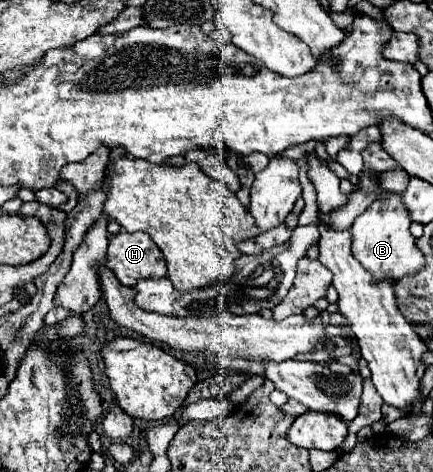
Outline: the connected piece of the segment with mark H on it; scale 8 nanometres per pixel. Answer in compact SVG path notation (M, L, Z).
M120 232L116 236L110 238L108 244L108 262L106 268L110 268L114 272L114 276L120 280L120 284L126 286L134 286L140 278L162 278L168 274L166 262L162 258L162 252L158 250L156 242L152 238L148 238L146 232Z

